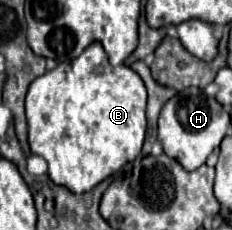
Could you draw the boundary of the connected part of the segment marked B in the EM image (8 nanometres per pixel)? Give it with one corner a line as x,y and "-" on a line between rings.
94,42
90,44
78,58
74,60
68,60
68,62
60,62
54,70
46,72
44,76
38,76
30,88
28,88
28,94
26,94
26,118
28,118
28,142
30,142
30,150
32,154
38,154
42,156
46,162
48,162
48,176
52,178
54,184
60,184
60,186
66,186
70,192
74,194
82,194
82,192
88,192
92,190
96,184
100,184
102,180
106,180
108,176
112,176
114,172
118,172
124,164
132,162
140,150
142,150
142,142
144,142
144,134
146,134
146,88
144,88
144,82
140,80
140,76
136,76
136,72
132,72
130,66
126,64
120,64
120,66
112,66
108,62
108,56
102,48
100,42

